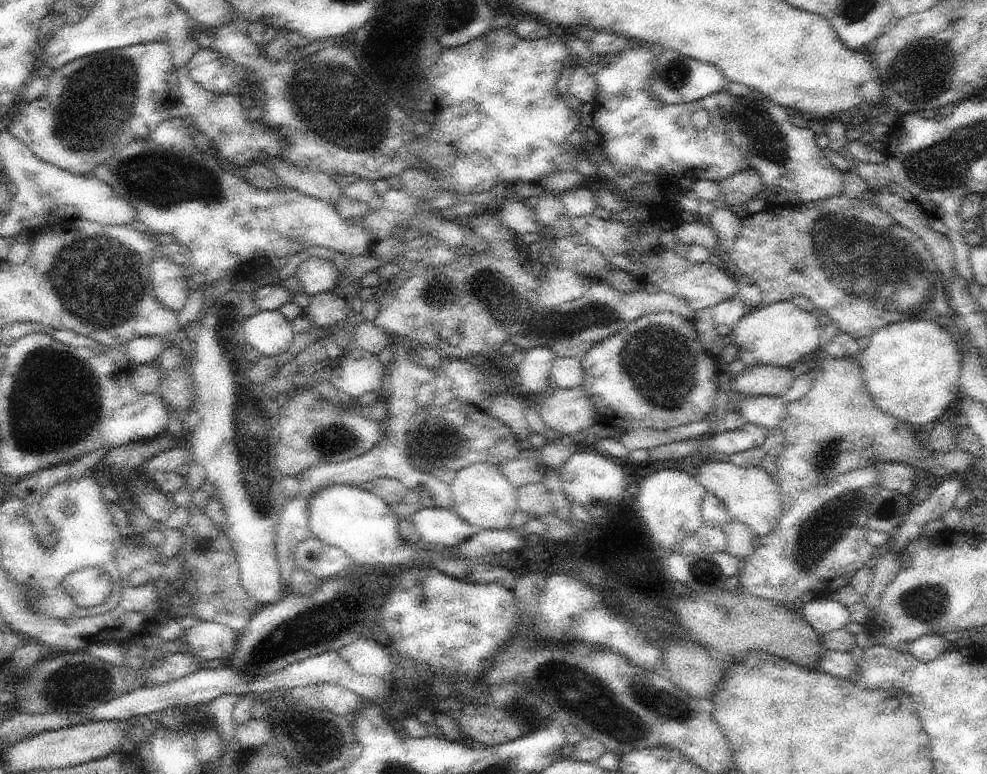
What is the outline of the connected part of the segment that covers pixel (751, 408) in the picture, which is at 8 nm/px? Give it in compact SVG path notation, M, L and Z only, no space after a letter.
M757 396L757 398L741 398L735 410L743 414L747 424L757 424L761 428L781 428L787 418L789 404L783 398L775 396Z

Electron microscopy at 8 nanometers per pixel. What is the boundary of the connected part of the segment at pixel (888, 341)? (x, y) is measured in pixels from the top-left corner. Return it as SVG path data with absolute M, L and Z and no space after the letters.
M907 318L879 328L871 338L859 360L865 388L875 406L909 424L933 424L945 408L961 398L961 370L963 354L947 330L935 322L921 318Z

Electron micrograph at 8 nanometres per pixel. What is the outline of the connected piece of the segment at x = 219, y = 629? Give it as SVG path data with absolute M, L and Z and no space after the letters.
M199 622L193 628L185 630L185 634L181 636L181 642L189 646L189 654L191 656L201 658L201 660L217 658L223 664L227 664L227 660L233 656L235 648L237 648L237 640L239 640L239 634L235 630L231 630L225 624L215 624L215 622Z

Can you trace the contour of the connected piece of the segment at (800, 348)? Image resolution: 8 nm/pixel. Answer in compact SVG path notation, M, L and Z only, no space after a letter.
M777 302L767 308L751 310L729 336L731 344L739 350L739 362L745 366L775 366L775 368L793 368L793 362L813 356L819 350L819 336L823 328L817 322L817 314L811 314L793 302Z

